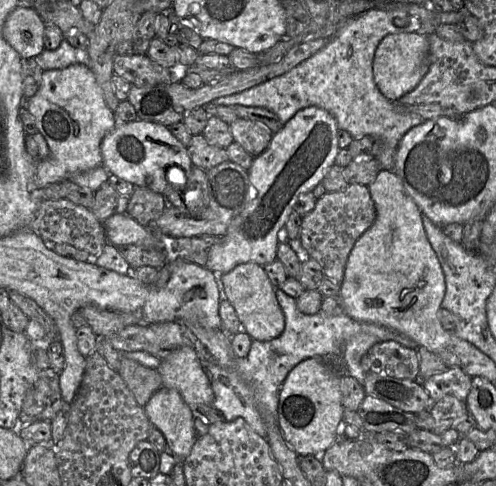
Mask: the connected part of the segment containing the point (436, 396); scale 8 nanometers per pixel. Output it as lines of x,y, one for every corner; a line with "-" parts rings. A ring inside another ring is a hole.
448,368
422,382
423,388
434,401
442,399
445,395
453,395
460,401
466,402
471,384
472,377
460,368

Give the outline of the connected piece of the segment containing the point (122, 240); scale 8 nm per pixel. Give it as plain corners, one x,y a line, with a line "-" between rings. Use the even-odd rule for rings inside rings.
115,214
103,222
107,242
115,247
134,244
143,248
161,247
151,227
144,227
127,214

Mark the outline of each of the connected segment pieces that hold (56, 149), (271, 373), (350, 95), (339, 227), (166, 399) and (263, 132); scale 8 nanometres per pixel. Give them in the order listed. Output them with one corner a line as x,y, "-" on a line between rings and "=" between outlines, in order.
74,64
63,69
44,71
37,93
26,102
26,108
33,115
39,133
45,138
49,155
36,163
34,184
44,189
52,183
69,180
72,175
92,170
102,165
101,143
118,123
115,113
107,106
101,88
91,68
=
276,289
276,297
285,316
285,328
280,336
269,341
252,339
248,355
244,358
233,357
233,364
229,368
205,365
214,393
211,405
223,413
226,421
243,418
254,432
265,439
264,417
277,417
281,387
300,362
313,357
343,356
347,366
346,375
364,385
365,372
361,359
371,346
395,341
409,349
419,348
418,343
405,334
387,326
353,320
342,309
332,315
325,315
322,311
308,315
298,309
296,299
281,289
=
375,7
372,9
367,10
365,13
353,18
344,28
342,28
324,47
322,47
320,50
318,50
316,53
314,53
311,57
308,59
302,61
297,66
295,66
293,69
291,69
288,73
284,73
280,76
277,76
275,78
272,78
264,83
261,83
257,86
254,86
250,89
247,89
245,91
242,91
240,93
232,94
225,97
220,97
213,102
211,102
213,105
224,105
224,106
235,106
235,105
243,105
247,107
260,107
265,108
271,112
273,112
279,119
279,121
284,125
286,124
299,110
315,106
319,107
321,109
326,110
331,115
334,116
334,118
337,121
338,128
340,130
344,130
348,132
354,139
360,139
364,136
373,136
382,141
383,147
379,155
376,157
381,170
387,170
387,171
394,171
394,161
395,161
395,155
398,148
398,145
400,141
402,140
403,136
412,128
418,126
420,123
423,122
423,118
418,115
417,113
409,113
405,111
401,111
399,109
405,109
404,105
400,105
396,102
389,101
378,89
374,77
373,77
373,58
376,51
377,46
379,45
380,41
389,34
398,34
398,33
417,33
417,34
423,34
423,25
421,24
421,20
416,15
409,16
406,12
404,12
404,9
379,9
379,7
=
355,184
342,191
326,192
316,201
314,209
302,218
302,252
306,258
314,259
321,266
328,279
341,285
350,252
357,240
373,225
375,218
375,205
367,186
=
162,386
143,408
152,425
165,436
168,449
178,459
187,458
197,436
193,412
180,393
=
239,117
229,126
234,142
241,145
253,158
268,148
274,135
263,123

